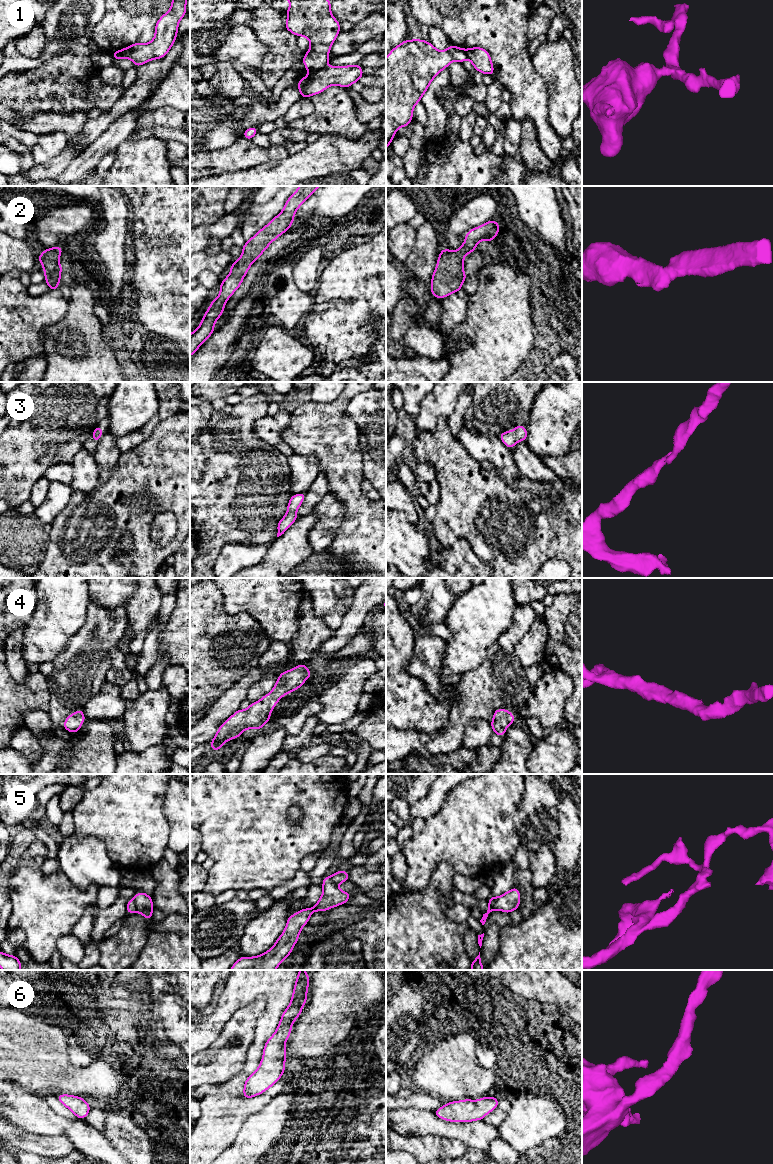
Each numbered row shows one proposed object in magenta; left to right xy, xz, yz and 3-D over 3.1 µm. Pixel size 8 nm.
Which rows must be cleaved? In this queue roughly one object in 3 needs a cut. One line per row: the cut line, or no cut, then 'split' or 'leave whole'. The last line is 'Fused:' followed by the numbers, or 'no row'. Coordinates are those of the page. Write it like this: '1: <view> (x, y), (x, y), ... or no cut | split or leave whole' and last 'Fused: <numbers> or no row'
1: xz (326, 65), (309, 72) | split
2: no cut | leave whole
3: no cut | leave whole
4: no cut | leave whole
5: xy (133, 898), (136, 910) | split
6: no cut | leave whole
Fused: 1, 5

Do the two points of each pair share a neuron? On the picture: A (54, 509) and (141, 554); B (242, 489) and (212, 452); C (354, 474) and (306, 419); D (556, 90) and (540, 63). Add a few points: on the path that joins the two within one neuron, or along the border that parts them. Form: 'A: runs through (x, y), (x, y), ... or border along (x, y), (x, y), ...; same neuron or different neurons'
A: border along (73, 492), (67, 505), (50, 523); different neurons
B: runs through (233, 480), (228, 475), (228, 468), (221, 461); same neuron
C: runs through (341, 460), (339, 452), (320, 433); same neuron
D: runs through (556, 83), (556, 79), (547, 70); same neuron

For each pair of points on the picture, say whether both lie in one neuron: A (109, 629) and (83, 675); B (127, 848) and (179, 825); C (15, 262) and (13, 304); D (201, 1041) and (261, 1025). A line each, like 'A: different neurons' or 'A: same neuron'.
A: same neuron
B: different neurons
C: different neurons
D: same neuron

